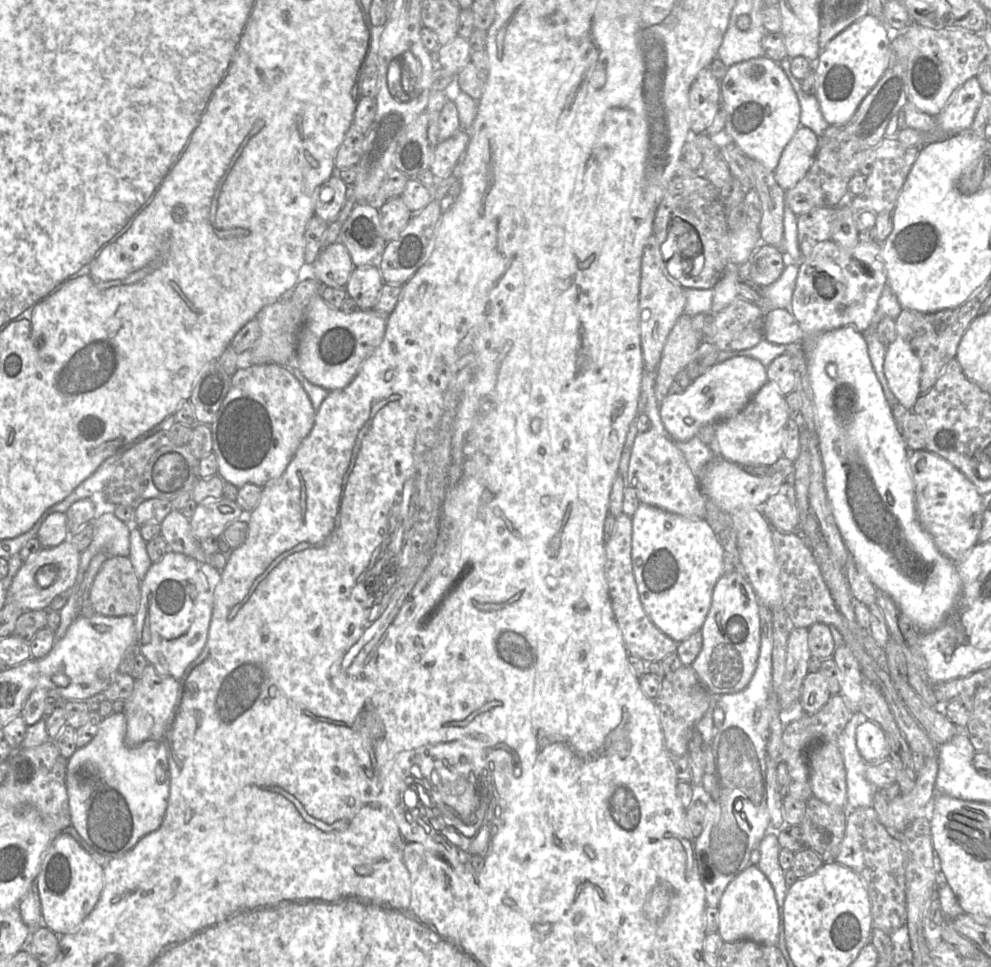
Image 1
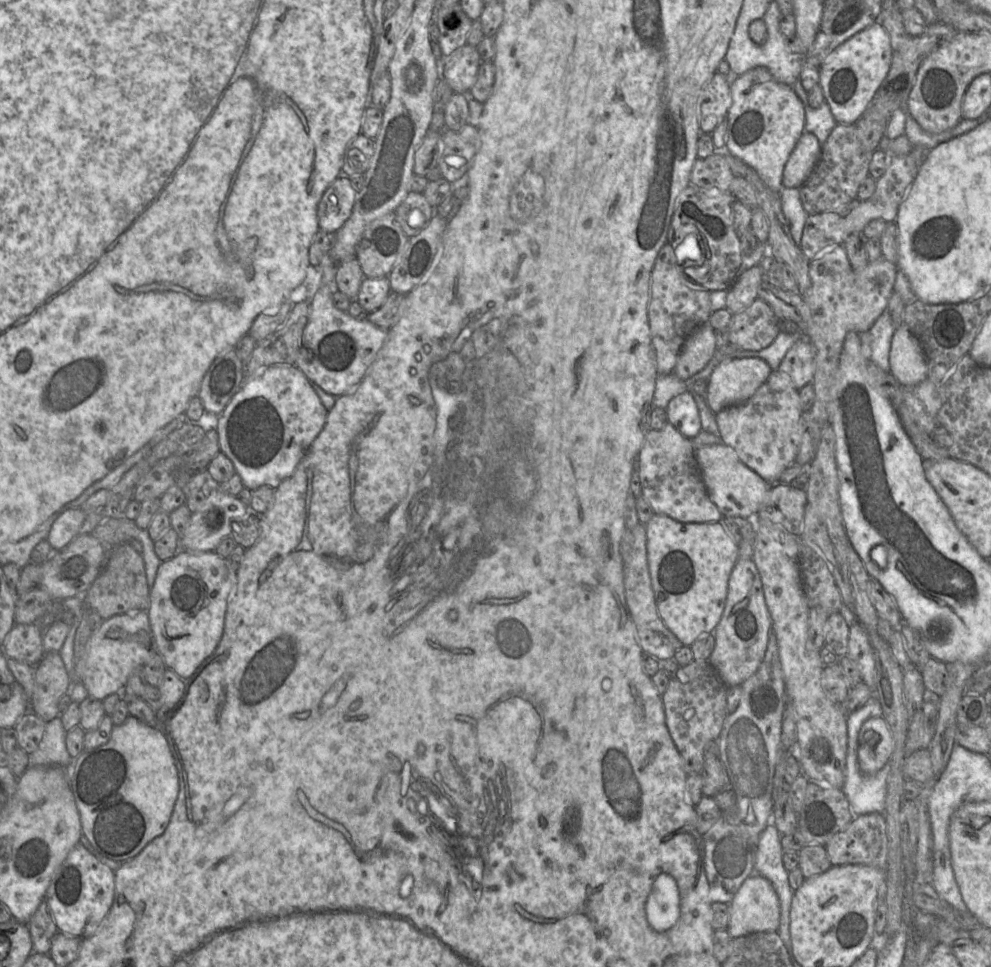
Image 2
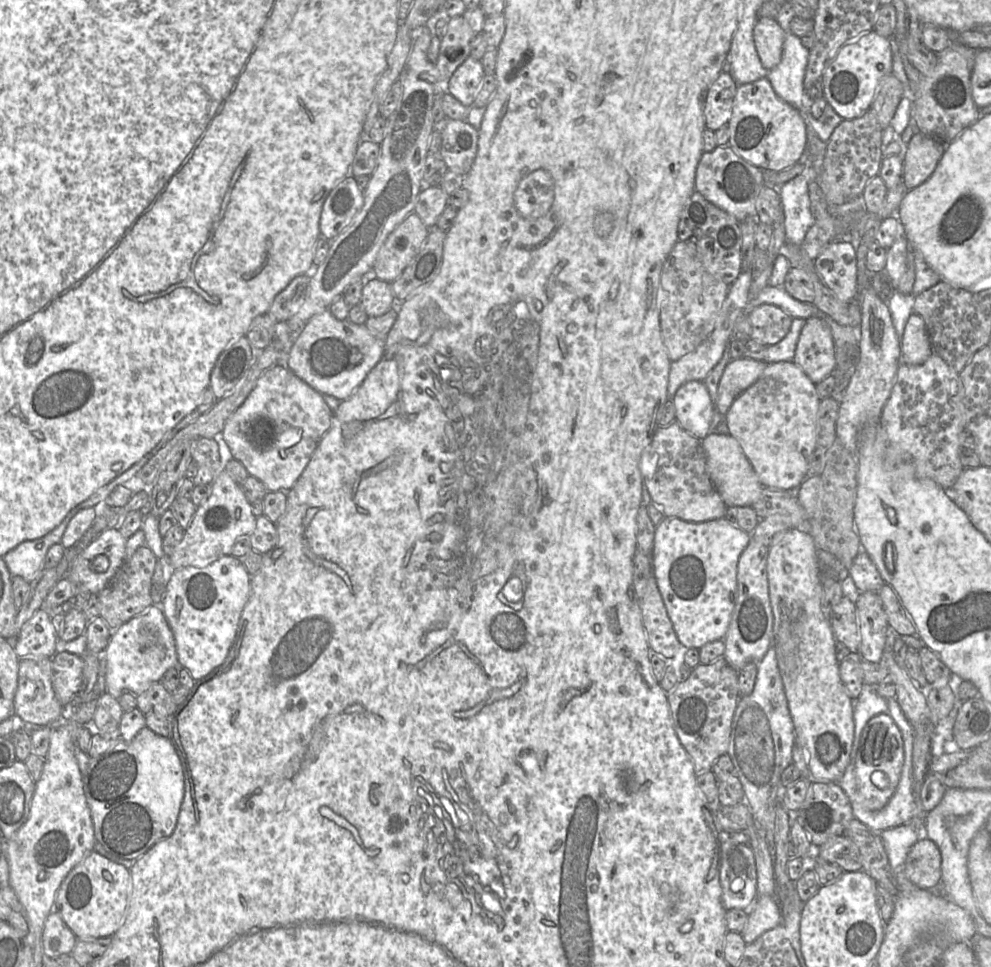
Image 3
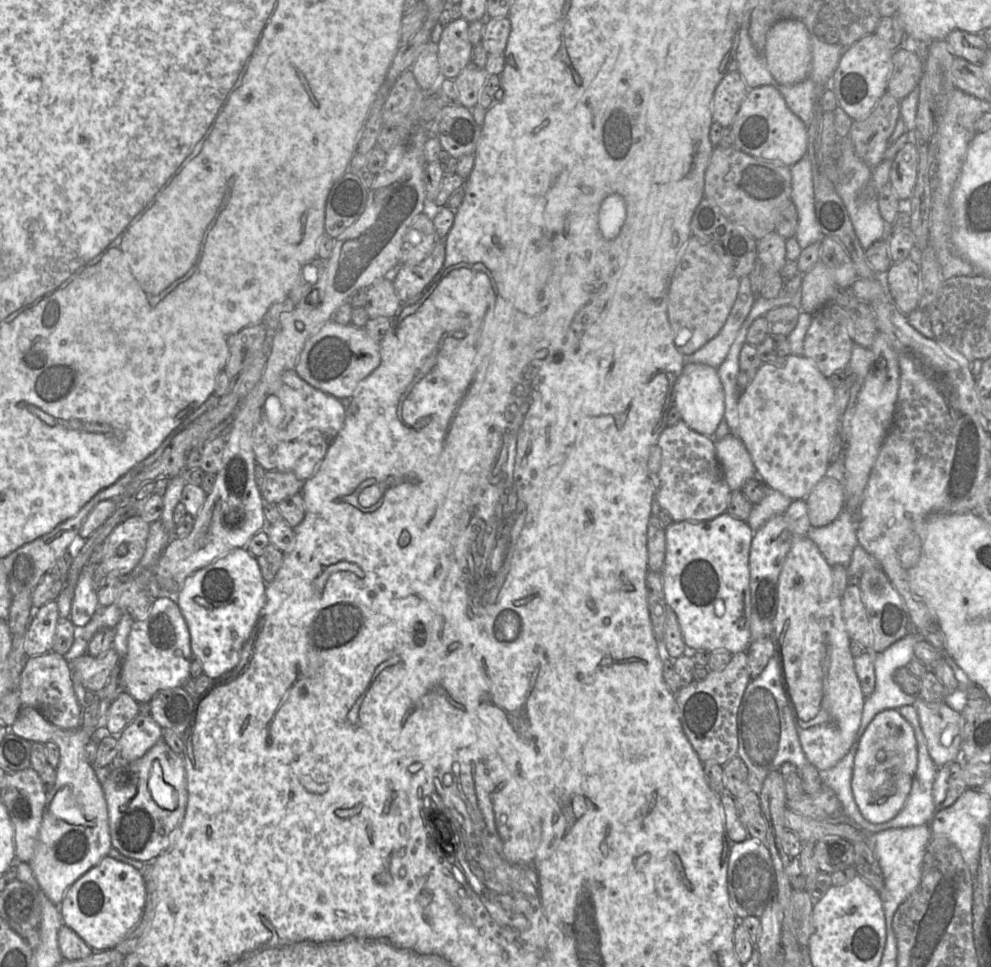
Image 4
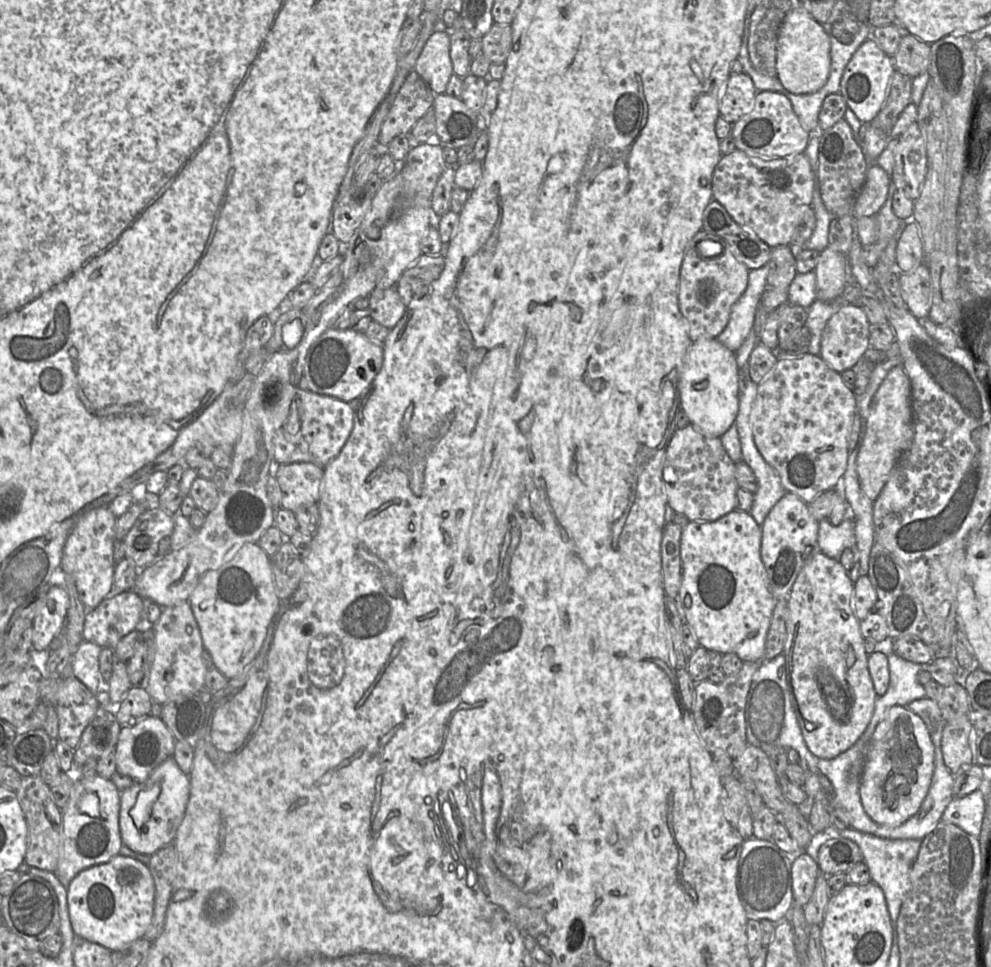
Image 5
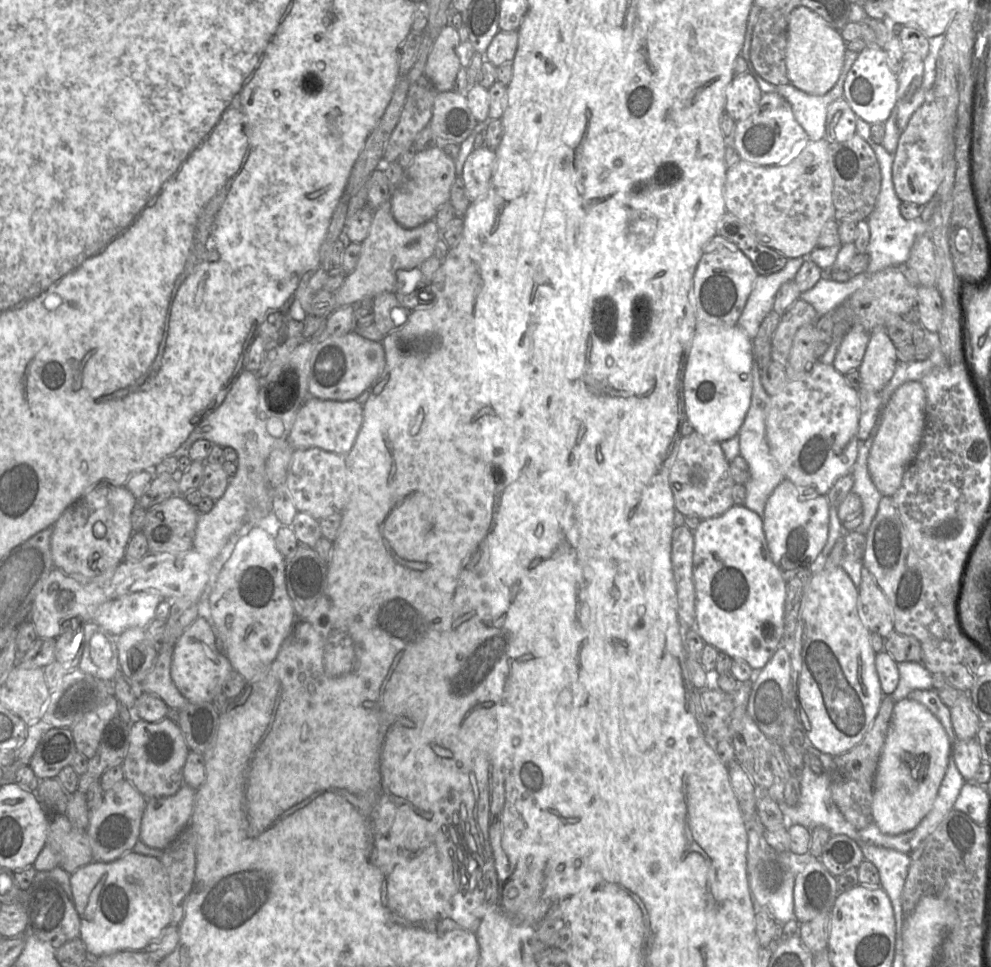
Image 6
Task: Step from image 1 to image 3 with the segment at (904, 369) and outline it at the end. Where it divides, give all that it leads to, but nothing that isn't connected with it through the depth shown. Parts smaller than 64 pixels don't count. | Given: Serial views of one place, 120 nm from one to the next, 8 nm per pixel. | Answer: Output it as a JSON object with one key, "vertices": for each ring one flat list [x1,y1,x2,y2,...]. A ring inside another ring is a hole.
{"vertices":[[914,311,906,322,900,344,901,361,907,364,922,364,933,353,924,320]]}

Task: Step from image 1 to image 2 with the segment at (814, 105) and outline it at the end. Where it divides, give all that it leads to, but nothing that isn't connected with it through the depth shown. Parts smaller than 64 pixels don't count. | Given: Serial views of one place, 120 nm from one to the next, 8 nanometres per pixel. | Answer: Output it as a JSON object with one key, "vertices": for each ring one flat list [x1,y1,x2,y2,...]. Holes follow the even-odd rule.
{"vertices":[[800,79,792,86,805,108,805,131,813,133,823,145,837,122,826,100,818,107,809,105,807,91,804,90]]}

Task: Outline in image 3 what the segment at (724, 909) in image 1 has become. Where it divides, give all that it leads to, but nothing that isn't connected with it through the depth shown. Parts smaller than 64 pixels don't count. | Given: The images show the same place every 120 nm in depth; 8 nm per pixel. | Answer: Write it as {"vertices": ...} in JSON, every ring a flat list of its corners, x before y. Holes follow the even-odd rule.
{"vertices":[[760,895,757,896,753,905,749,908,749,910,744,910,748,913,748,921,745,928,740,932,746,944,749,944,755,941,759,936,761,936,766,931,773,929,781,924,781,910,776,896,768,896,768,895]]}

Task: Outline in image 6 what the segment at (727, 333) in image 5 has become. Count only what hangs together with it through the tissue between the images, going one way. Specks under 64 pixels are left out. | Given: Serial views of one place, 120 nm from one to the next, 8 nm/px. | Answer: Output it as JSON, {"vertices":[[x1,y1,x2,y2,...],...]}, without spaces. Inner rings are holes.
{"vertices":[[808,256,788,258,786,265,779,271,757,275,745,306,738,318,737,325,749,338,757,335,759,325,766,314,773,309,774,299,780,286,794,279,797,270]]}

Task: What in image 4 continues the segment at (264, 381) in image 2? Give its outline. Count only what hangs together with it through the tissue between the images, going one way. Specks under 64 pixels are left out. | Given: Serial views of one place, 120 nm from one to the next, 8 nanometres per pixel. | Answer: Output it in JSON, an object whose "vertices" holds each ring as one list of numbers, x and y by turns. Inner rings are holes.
{"vertices":[[296,370,285,371,279,381,279,389,268,396,262,405,260,420,253,431,253,449,257,463,267,471,294,473,300,480,306,481,313,476,325,458,330,445,345,424,346,408,334,396,316,389,303,380]]}

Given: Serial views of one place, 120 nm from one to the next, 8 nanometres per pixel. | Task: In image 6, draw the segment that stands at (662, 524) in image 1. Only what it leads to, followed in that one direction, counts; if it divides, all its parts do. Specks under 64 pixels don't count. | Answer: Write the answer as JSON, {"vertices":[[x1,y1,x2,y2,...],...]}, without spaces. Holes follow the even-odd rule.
{"vertices":[[733,505,719,516,702,519,697,529,694,530,693,554,693,581,695,587,695,628,706,644,710,644,719,651,727,653,732,659,745,660,752,669,759,671,768,663,774,652,782,644,785,630,785,599,787,581,780,569,773,562,768,549,763,527,763,518,745,505]]}

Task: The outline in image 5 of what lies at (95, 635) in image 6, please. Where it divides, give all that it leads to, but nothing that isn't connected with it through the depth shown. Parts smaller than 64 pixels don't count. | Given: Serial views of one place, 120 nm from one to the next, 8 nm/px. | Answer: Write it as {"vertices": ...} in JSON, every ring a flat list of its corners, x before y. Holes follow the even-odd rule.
{"vertices":[[83,641,77,649,71,664,71,674,93,694,97,693,99,680,103,678,99,668,101,649,97,644]]}

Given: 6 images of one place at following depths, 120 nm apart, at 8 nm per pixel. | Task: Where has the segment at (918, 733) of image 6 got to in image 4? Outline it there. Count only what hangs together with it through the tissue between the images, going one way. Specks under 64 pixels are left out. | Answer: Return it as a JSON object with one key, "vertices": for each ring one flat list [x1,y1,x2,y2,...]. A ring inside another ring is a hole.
{"vertices":[[896,709,877,714,859,742,851,781,854,800,866,820,881,824,900,812,911,790,917,761,917,743,912,726]]}

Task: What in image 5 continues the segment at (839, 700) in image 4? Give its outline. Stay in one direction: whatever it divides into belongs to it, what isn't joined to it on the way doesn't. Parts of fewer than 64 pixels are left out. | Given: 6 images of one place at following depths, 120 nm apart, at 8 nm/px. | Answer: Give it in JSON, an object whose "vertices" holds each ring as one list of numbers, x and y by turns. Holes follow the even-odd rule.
{"vertices":[[818,552,799,572,788,596,784,651,799,726,809,751,819,759,833,759,848,750,866,730,878,698,868,670,868,654,854,614,854,582,838,559]]}

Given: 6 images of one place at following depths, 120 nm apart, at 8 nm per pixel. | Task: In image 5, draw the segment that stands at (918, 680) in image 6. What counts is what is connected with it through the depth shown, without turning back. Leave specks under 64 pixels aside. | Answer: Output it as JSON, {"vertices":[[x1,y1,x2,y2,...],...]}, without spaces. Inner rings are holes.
{"vertices":[[894,652,888,655,890,673,886,693,876,699,872,718,864,732,864,742,870,742,876,726,893,706,908,706,912,701,926,697,923,685,918,681,922,665,905,660]]}

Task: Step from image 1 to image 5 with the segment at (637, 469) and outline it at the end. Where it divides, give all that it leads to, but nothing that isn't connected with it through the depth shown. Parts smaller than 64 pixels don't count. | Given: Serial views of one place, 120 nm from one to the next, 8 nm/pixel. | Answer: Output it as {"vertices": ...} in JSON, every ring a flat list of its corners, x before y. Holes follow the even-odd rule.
{"vertices":[[691,424,674,430,666,448,661,475,667,505,689,521,714,521,735,509,739,487,735,477,735,463,726,453,720,438,708,436]]}

